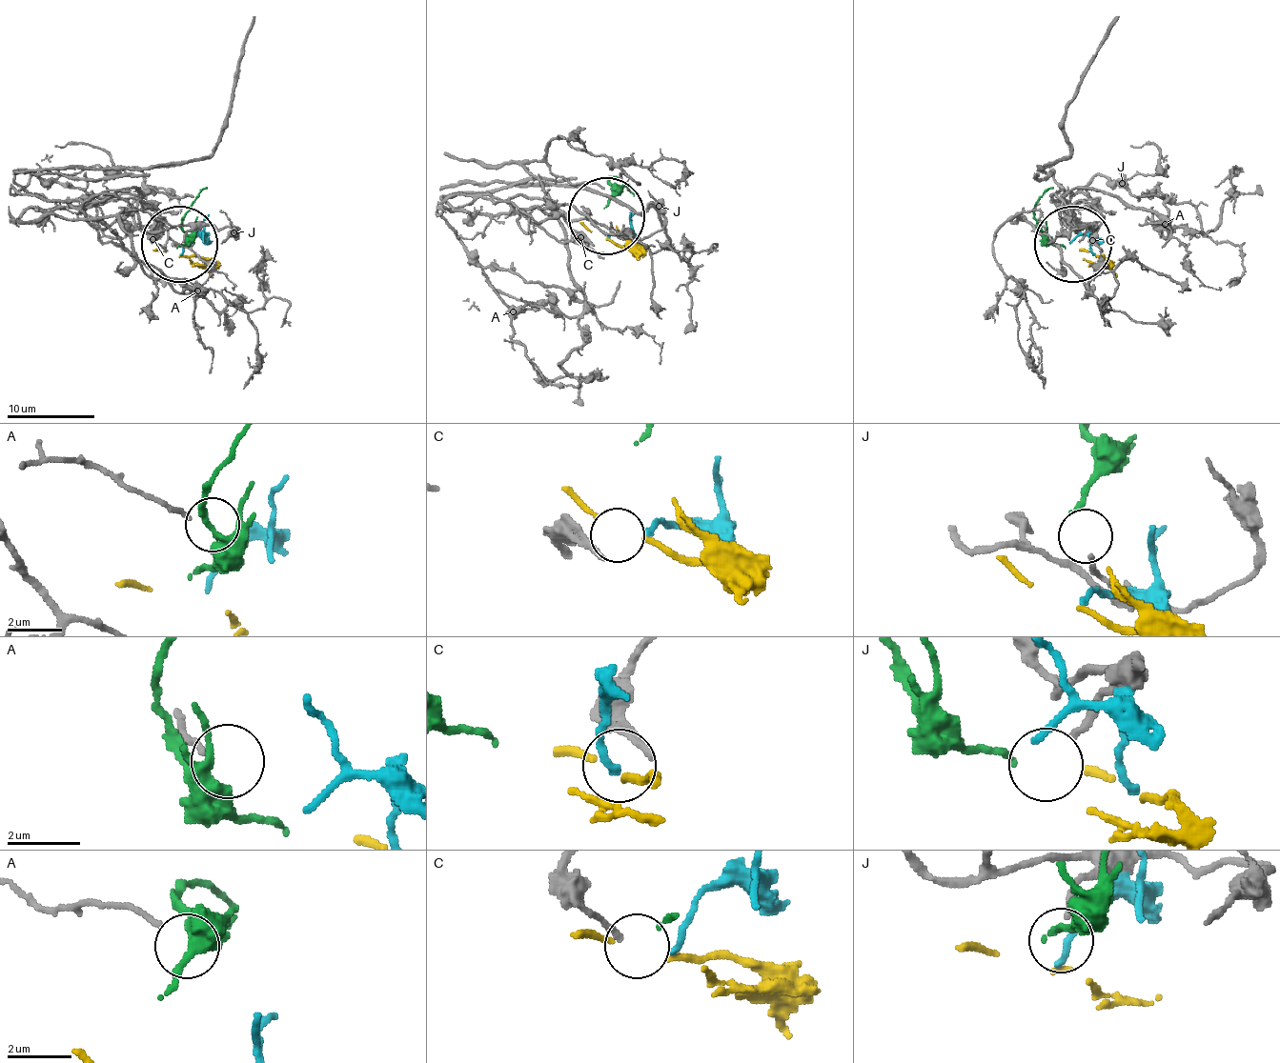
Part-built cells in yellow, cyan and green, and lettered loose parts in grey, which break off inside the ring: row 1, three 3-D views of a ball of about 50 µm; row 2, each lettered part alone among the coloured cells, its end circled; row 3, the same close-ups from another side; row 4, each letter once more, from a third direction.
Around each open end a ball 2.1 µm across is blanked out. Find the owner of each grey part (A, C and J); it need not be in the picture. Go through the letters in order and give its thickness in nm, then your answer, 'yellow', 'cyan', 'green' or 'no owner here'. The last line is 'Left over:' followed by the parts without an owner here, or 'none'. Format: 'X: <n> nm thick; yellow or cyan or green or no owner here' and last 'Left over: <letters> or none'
A: 160 nm thick; no owner here
C: 180 nm thick; cyan
J: 190 nm thick; green
Left over: A

